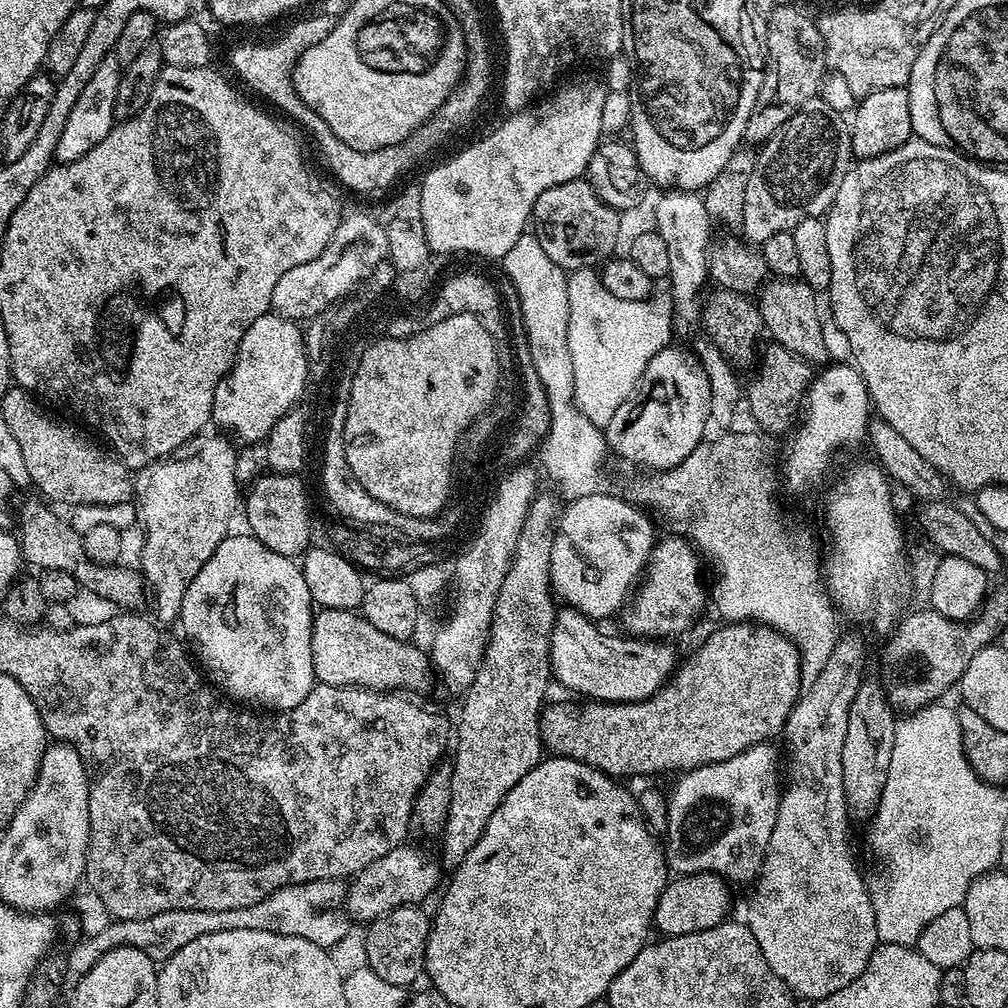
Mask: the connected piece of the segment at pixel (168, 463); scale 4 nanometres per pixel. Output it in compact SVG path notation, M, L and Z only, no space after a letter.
M215 434L216 436L208 435L193 436L181 448L176 449L169 456L165 456L163 460L156 460L154 463L139 469L134 476L134 504L138 509L139 527L144 527L144 549L140 552L140 564L138 563L138 568L146 581L147 587L150 589L150 604L156 607L157 617L155 616L155 619L157 621L175 621L179 617L182 598L186 594L190 582L198 574L198 570L202 570L202 566L208 561L210 554L214 554L214 550L218 550L218 546L224 541L224 537L229 535L230 528L228 528L228 523L232 520L232 507L235 504L237 507L238 504L238 496L236 500L236 452L232 449L234 447L233 441L220 434Z

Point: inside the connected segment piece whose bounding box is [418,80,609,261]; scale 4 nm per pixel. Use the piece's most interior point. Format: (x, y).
(478, 201)

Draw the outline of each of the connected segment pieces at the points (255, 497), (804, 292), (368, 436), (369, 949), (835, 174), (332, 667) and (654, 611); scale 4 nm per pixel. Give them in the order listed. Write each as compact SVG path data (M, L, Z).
M269 471L252 484L248 497L243 497L244 516L248 519L247 531L270 550L283 556L297 557L311 545L314 517L308 509L308 492L299 475L287 476L281 472Z
M800 278L769 279L758 293L758 307L767 335L772 335L775 343L801 356L809 364L820 366L828 356L828 344L824 341L824 324L820 321L816 300L818 293Z
M463 312L454 314L450 318L442 318L442 322L434 322L424 327L421 332L406 338L376 338L371 347L371 351L364 358L364 363L360 365L359 374L354 374L353 386L350 388L349 410L346 414L344 428L344 448L346 462L352 471L353 478L361 483L367 494L373 496L378 502L386 506L396 505L396 508L404 509L404 512L429 513L435 512L436 508L448 508L450 504L451 490L448 485L448 459L451 455L452 442L459 435L460 428L472 419L472 416L480 412L484 405L488 404L492 395L493 381L496 378L495 372L502 368L500 353L497 341L482 326L482 322L474 314Z
M409 906L407 908L395 908L390 910L385 916L380 916L367 925L368 933L363 933L365 944L366 966L385 982L390 982L394 986L407 989L408 984L415 982L419 976L425 975L424 959L426 958L426 942L432 929L432 921L429 913L424 913L425 909L420 906Z
M822 98L808 100L772 137L759 145L755 155L754 170L746 183L740 228L747 243L762 246L766 238L774 234L791 232L792 227L798 222L811 216L823 217L831 208L838 194L838 186L842 186L842 178L846 178L848 169L854 163L849 121L845 117L843 120Z
M320 608L312 618L310 654L316 680L330 686L370 688L374 692L389 694L396 694L401 690L405 693L420 692L431 682L432 676L434 677L434 668L430 663L429 653L423 647L422 649L415 648L414 645L407 644L400 636L391 636L378 630L378 626L371 624L363 614L356 610Z
M670 536L653 545L643 580L637 587L636 609L629 612L626 626L633 637L664 640L684 631L707 605L708 594L700 578L700 560L682 538Z

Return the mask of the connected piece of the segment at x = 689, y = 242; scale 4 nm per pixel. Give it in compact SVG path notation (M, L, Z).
M668 190L665 196L656 200L656 224L654 230L666 242L666 250L670 250L670 266L668 276L672 280L671 303L677 317L688 320L698 312L700 291L704 283L709 283L708 246L714 239L714 223L708 217L704 197L696 190Z

